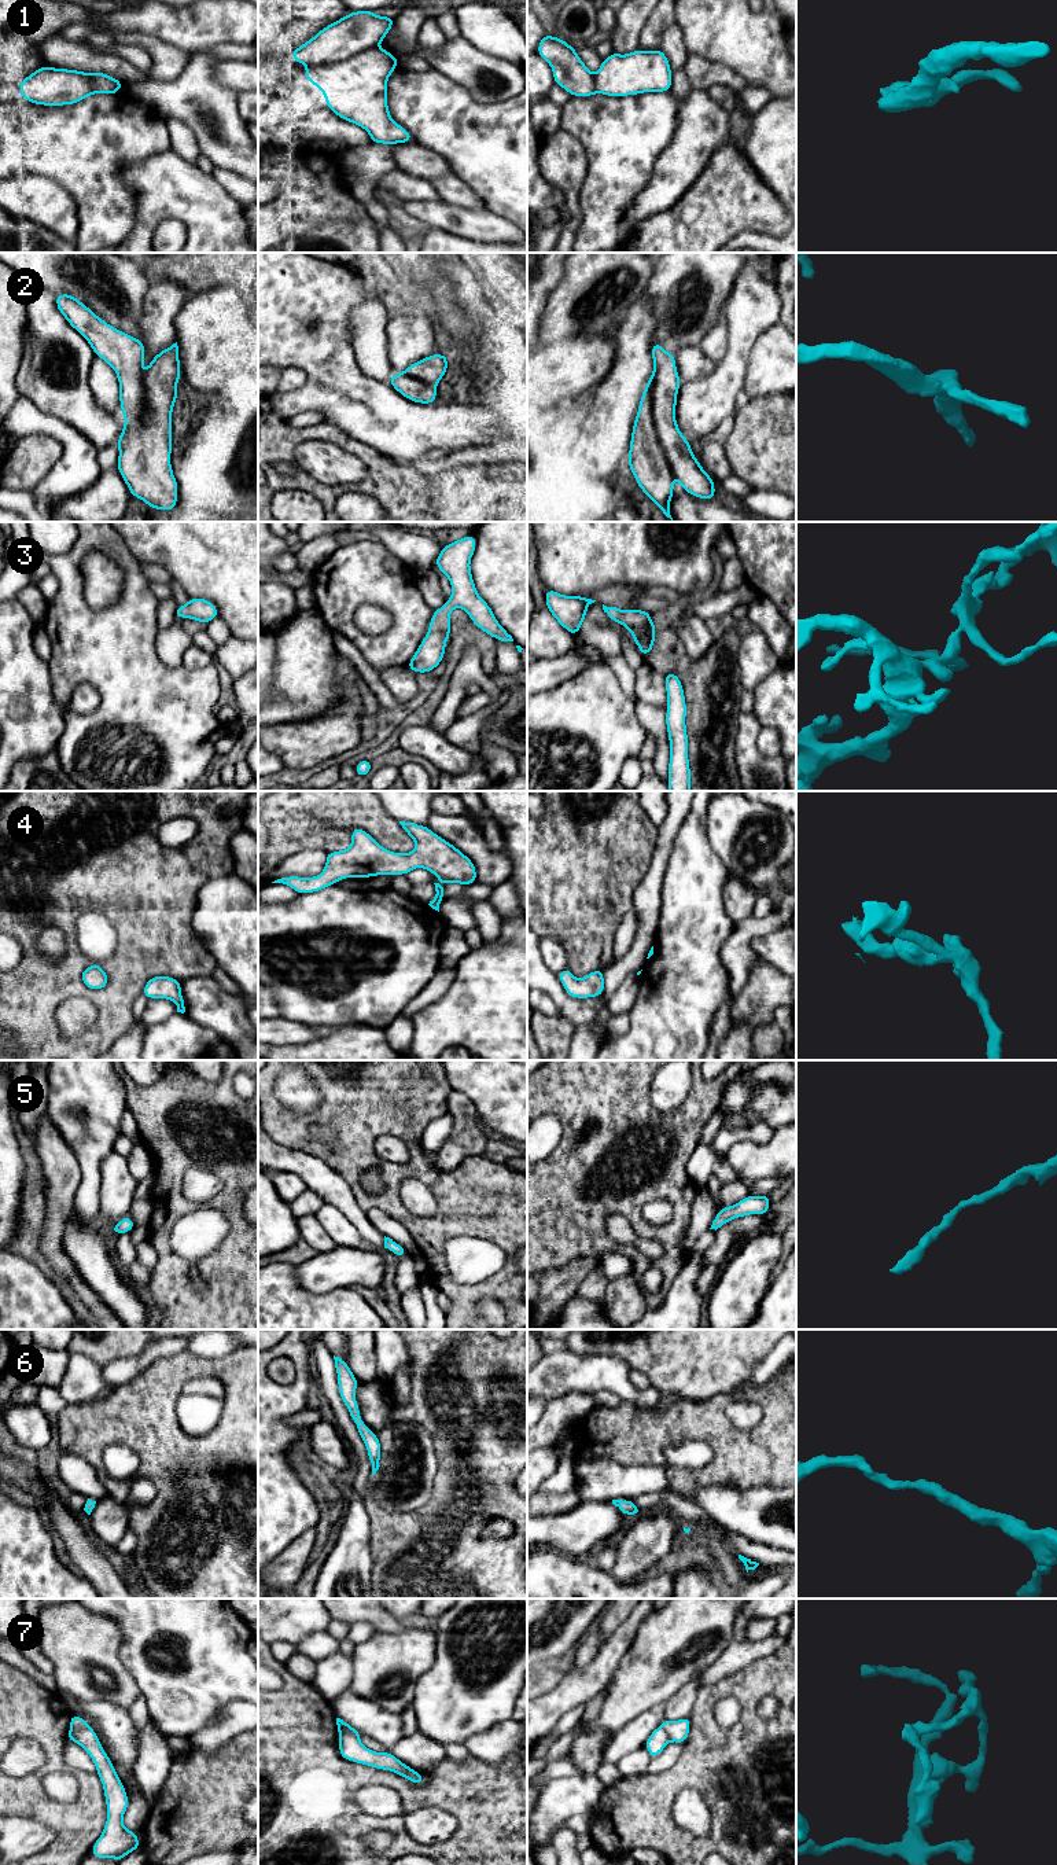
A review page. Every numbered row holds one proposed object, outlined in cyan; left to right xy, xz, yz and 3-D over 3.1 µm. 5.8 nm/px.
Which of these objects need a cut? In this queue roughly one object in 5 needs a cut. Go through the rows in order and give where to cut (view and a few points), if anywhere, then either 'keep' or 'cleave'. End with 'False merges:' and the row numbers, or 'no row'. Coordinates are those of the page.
1: no cut | keep
2: no cut | keep
3: no cut | keep
4: no cut | keep
5: no cut | keep
6: no cut | keep
7: xz (339, 1735), (349, 1733), (358, 1737) | cleave
False merges: 7

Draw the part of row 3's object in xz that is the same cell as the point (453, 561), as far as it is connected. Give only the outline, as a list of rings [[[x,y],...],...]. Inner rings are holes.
[[[475,536],[463,537],[441,549],[435,566],[449,578],[452,596],[434,611],[430,629],[406,665],[408,669],[416,673],[427,673],[443,661],[446,640],[450,639],[450,613],[454,607],[463,608],[471,621],[493,639],[513,641],[476,591],[469,567],[475,549]]]

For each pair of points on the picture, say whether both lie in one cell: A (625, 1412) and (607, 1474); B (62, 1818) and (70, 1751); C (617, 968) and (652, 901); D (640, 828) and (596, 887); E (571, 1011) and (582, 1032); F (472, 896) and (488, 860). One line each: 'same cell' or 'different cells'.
A: different cells
B: different cells
C: same cell
D: same cell
E: different cells
F: different cells

